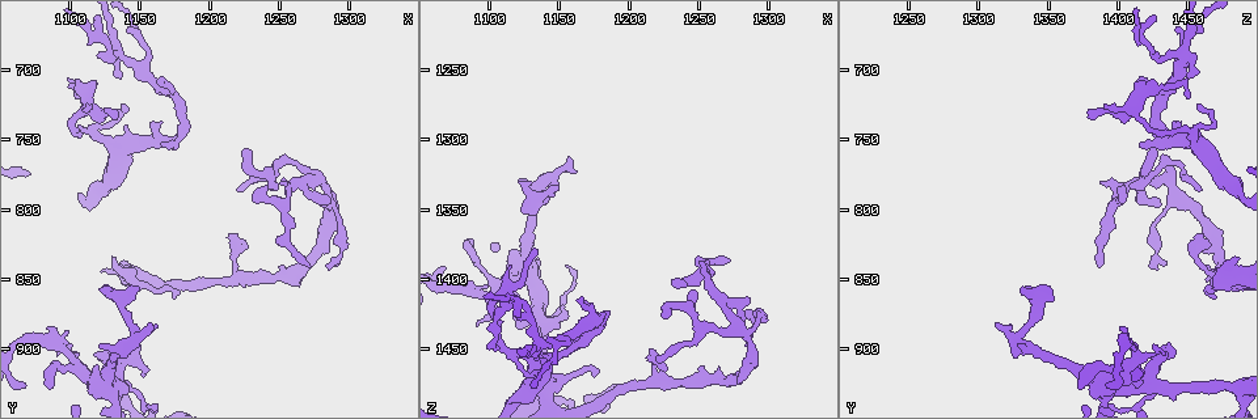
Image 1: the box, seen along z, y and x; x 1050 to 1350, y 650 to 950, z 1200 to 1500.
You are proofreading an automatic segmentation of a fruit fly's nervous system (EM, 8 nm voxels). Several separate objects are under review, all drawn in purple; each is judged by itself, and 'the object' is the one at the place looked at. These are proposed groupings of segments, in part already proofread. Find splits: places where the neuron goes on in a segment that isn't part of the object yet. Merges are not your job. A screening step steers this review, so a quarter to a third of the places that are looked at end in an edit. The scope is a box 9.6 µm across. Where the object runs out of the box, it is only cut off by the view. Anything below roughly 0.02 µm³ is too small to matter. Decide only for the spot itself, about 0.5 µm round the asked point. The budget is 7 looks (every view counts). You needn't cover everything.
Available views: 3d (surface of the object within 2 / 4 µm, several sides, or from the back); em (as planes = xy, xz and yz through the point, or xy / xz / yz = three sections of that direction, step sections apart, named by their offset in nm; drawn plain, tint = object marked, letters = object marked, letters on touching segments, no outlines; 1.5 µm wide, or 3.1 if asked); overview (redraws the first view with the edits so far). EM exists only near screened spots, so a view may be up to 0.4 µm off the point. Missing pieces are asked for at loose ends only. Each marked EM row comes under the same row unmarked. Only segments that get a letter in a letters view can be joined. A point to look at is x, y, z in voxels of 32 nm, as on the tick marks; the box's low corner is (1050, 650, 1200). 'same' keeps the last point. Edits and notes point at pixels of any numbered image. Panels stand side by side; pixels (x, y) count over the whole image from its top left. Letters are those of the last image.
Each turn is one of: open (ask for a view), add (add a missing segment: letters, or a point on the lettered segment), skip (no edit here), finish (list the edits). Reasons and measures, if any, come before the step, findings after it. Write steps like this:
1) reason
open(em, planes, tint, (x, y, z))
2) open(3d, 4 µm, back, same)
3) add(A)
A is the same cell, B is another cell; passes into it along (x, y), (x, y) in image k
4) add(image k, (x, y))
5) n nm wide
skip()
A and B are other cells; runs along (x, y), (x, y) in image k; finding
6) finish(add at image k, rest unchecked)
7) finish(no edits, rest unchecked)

thin end
open(em, planes, letters, (1174, 864, 1468))

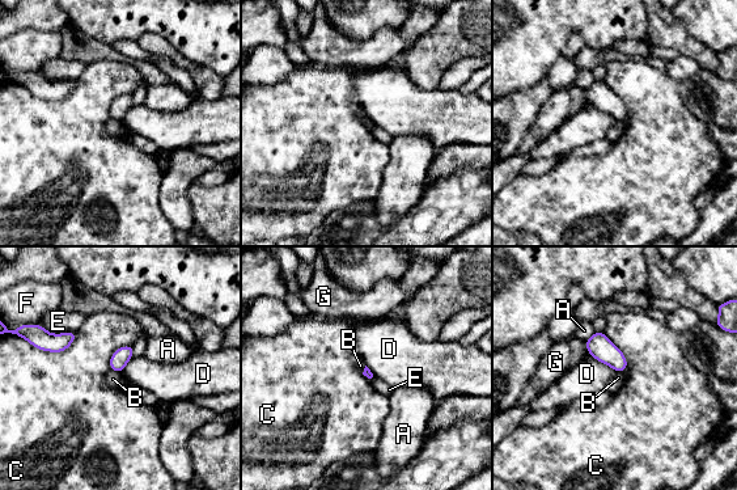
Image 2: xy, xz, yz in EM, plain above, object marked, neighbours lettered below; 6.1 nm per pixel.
skip()
A, B, C, D, E, F and G are other cells; border along (111, 370), (119, 372) in image 2; no lettered segment goes on from it

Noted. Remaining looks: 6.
free end
open(3d, 4 µm, (1128, 836, 1486))

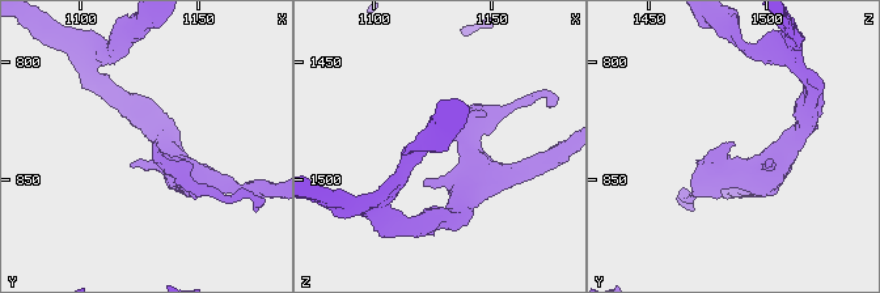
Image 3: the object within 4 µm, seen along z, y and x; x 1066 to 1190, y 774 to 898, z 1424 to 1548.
now the EM
open(em, planes, letters, (1130, 835, 1487))

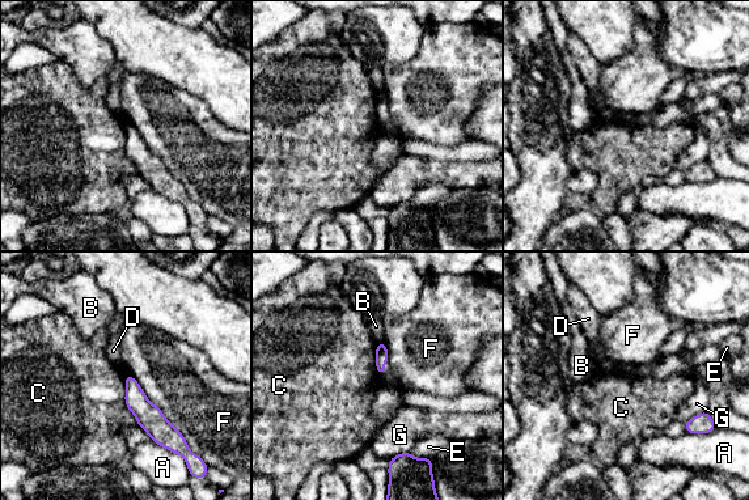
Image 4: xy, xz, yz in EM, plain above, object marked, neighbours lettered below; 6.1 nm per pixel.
skip()
A, B, C, D, E, F and G are other cells; runs along (128, 378), (160, 440) in image 4; none of them fits

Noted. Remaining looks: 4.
open(em, planes, tint, (1106, 720, 1448))

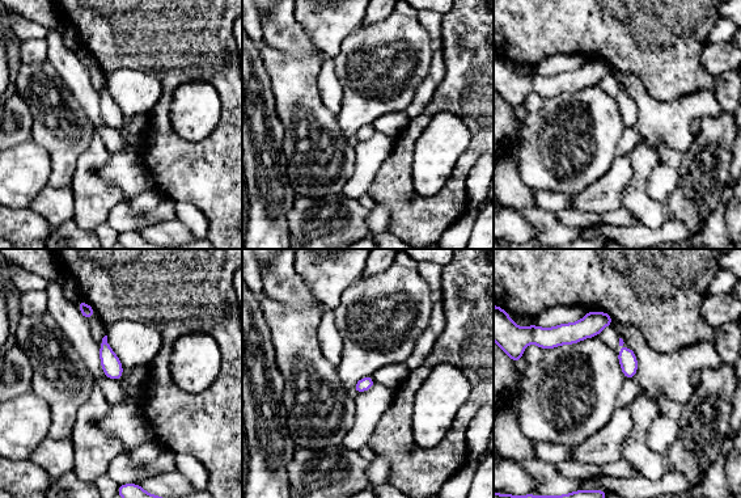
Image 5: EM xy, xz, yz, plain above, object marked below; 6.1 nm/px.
see the neighbours
open(em, planes, letters, same)

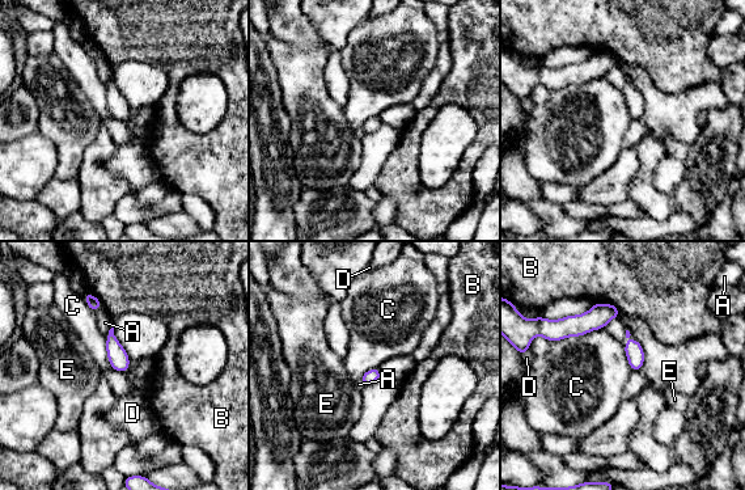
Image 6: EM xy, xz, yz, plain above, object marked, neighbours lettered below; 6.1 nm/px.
C touches over 340 nm
skip()
A, B, C, D and E are other cells; border along (602, 328), (550, 342) in image 6; none of them fits

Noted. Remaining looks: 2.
finish(no edits, rest unchecked)

